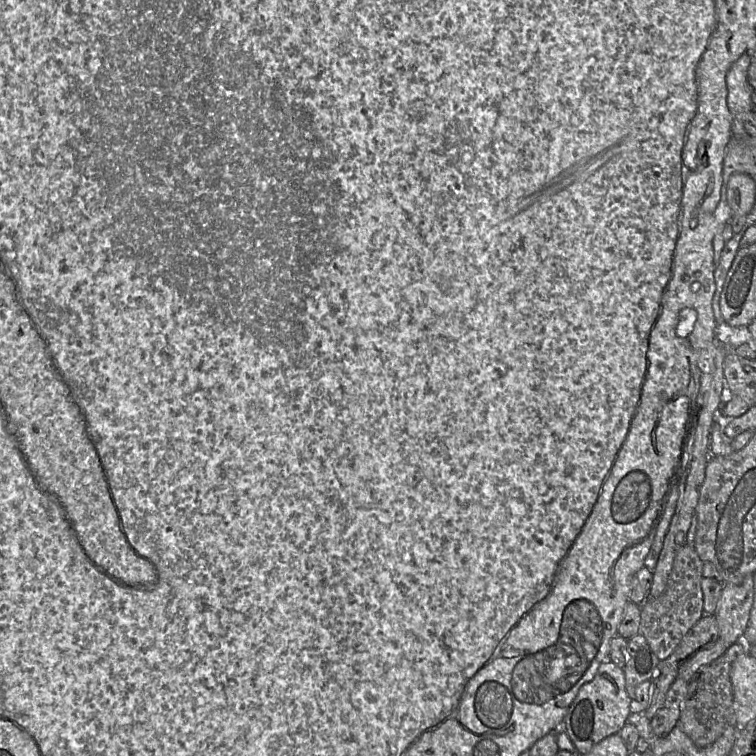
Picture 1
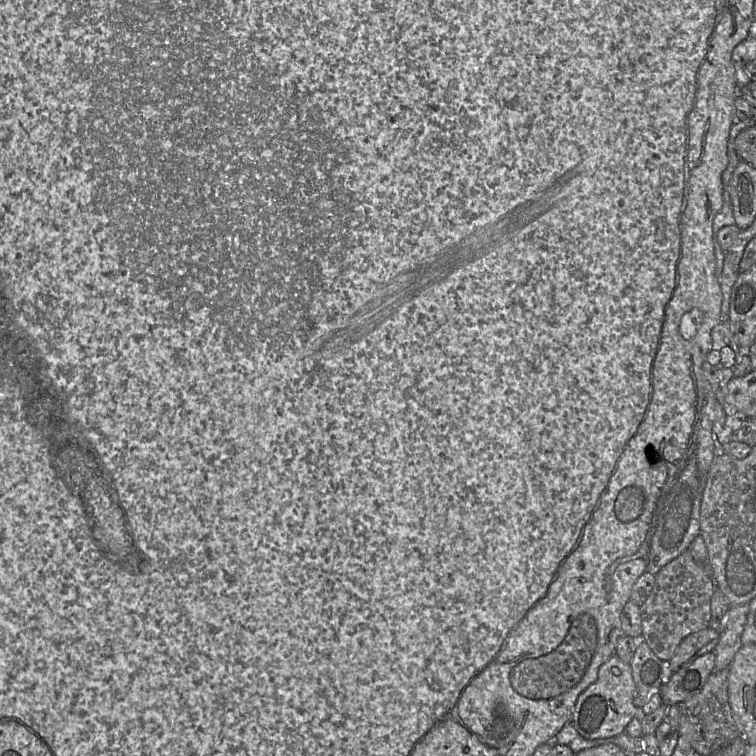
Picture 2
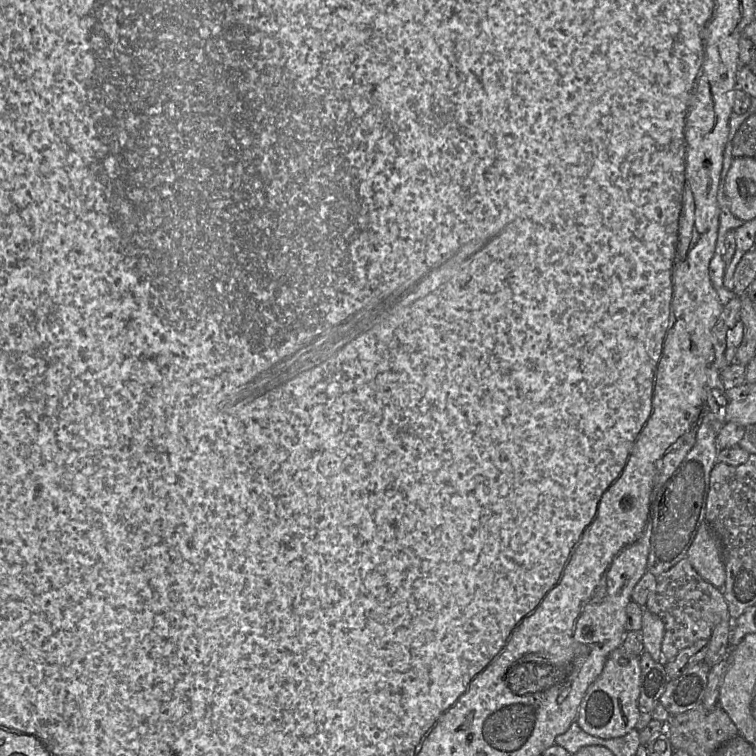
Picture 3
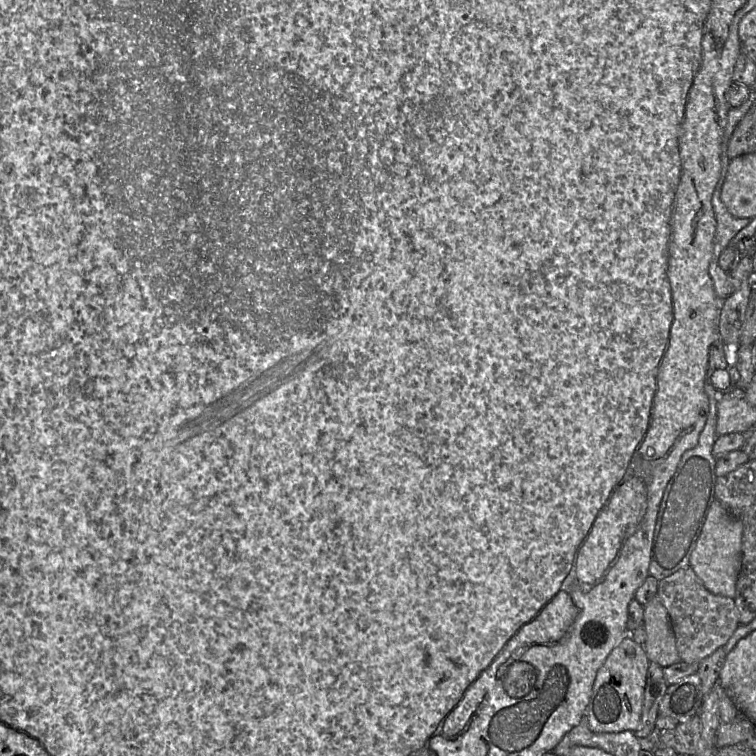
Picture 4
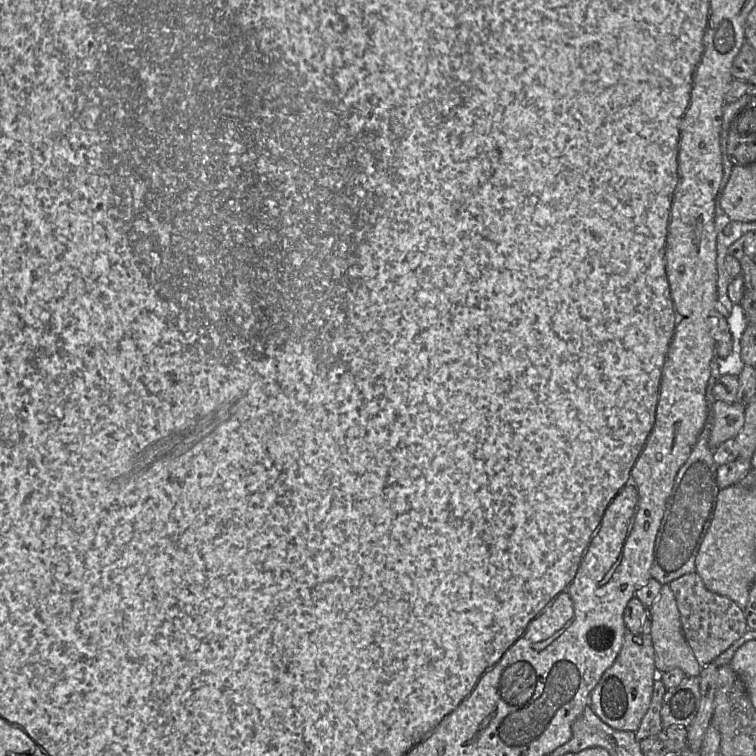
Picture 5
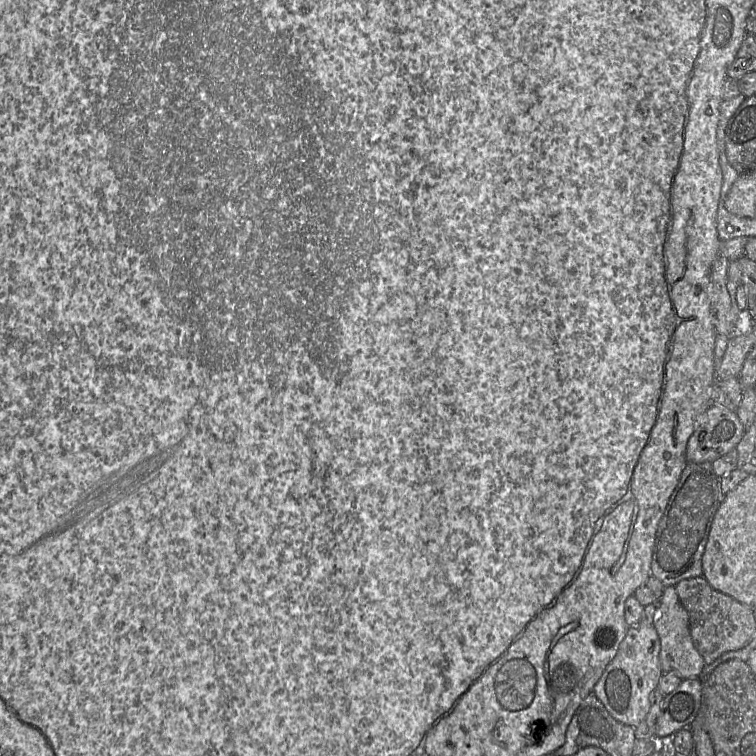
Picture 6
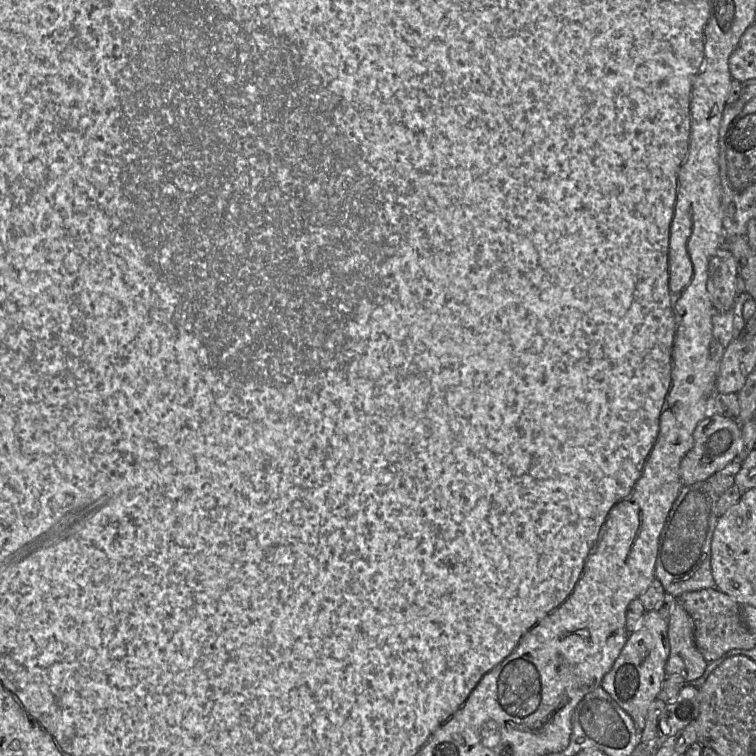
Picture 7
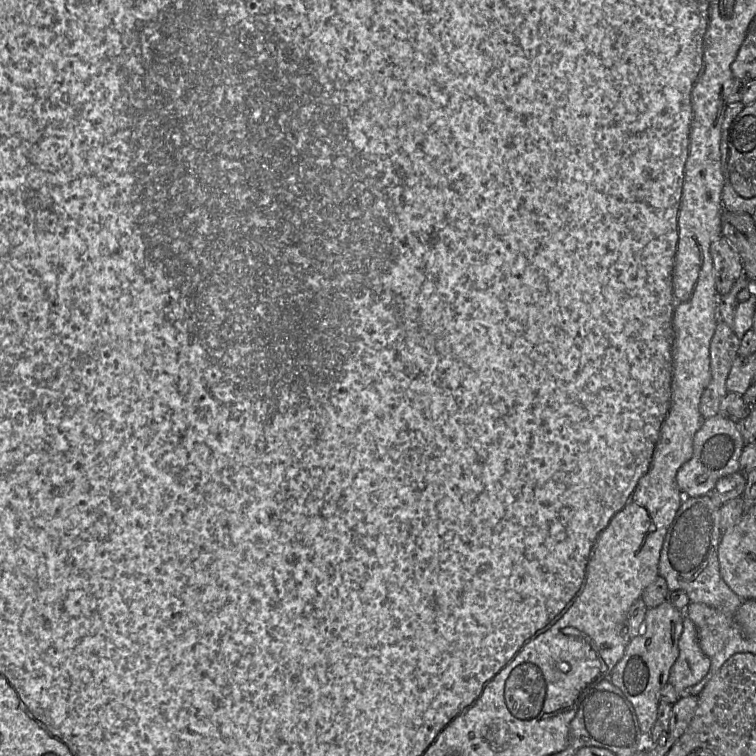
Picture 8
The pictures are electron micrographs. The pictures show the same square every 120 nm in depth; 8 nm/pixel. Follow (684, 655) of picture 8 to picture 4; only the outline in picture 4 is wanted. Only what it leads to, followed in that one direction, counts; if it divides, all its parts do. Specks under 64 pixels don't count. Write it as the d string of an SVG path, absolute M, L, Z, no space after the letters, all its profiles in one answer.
M658 595L644 605L643 626L647 635L642 647L650 661L663 668L681 661L669 614Z

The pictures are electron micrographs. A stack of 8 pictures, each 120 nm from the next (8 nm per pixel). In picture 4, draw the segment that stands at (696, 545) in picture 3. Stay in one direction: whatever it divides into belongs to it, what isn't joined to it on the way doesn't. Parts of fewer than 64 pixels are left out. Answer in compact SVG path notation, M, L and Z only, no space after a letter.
M717 498L704 511L703 516L702 529L690 554L689 565L709 592L734 599L742 564L743 525Z

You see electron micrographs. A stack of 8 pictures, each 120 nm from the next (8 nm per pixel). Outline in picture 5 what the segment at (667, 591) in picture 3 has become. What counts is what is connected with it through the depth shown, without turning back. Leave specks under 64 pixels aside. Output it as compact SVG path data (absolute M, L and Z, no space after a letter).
M696 572L668 585L677 602L684 636L701 668L713 662L748 630L744 611L733 600L708 590Z

